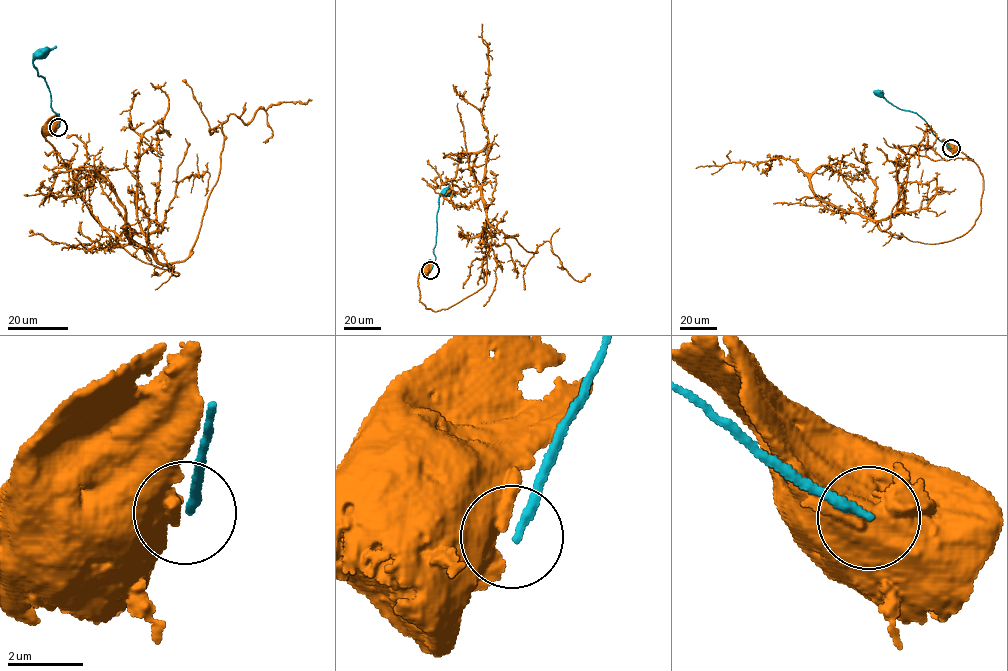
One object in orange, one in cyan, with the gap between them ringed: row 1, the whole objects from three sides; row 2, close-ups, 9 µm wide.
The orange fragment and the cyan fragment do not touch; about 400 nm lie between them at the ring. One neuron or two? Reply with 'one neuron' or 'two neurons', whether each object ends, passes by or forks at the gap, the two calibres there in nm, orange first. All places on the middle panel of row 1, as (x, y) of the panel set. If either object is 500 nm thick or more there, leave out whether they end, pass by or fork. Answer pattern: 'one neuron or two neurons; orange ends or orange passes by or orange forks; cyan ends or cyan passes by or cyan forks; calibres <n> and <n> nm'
two neurons; calibres 750 and 200 nm

